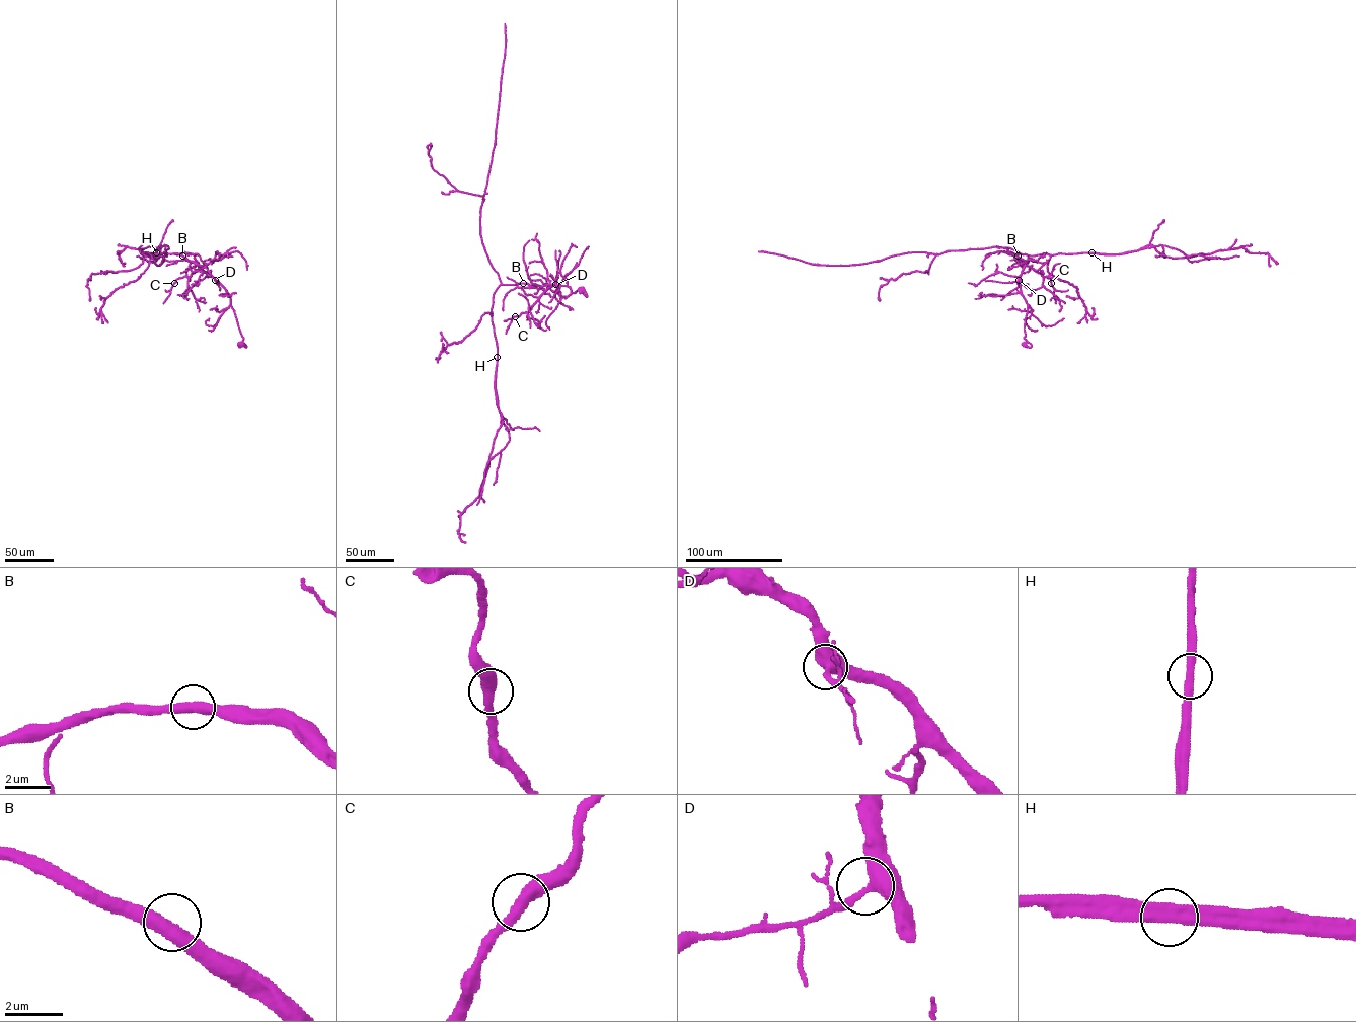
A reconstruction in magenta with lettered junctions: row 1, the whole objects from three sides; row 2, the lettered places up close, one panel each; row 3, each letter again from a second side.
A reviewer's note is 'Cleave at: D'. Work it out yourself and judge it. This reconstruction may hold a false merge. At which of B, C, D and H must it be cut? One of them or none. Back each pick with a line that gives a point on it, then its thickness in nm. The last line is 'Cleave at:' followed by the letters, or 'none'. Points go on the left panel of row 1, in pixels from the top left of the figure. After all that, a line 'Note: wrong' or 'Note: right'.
H: Place: (156, 252). Thickness 460 nm
Cleave at: H
Note: wrong

